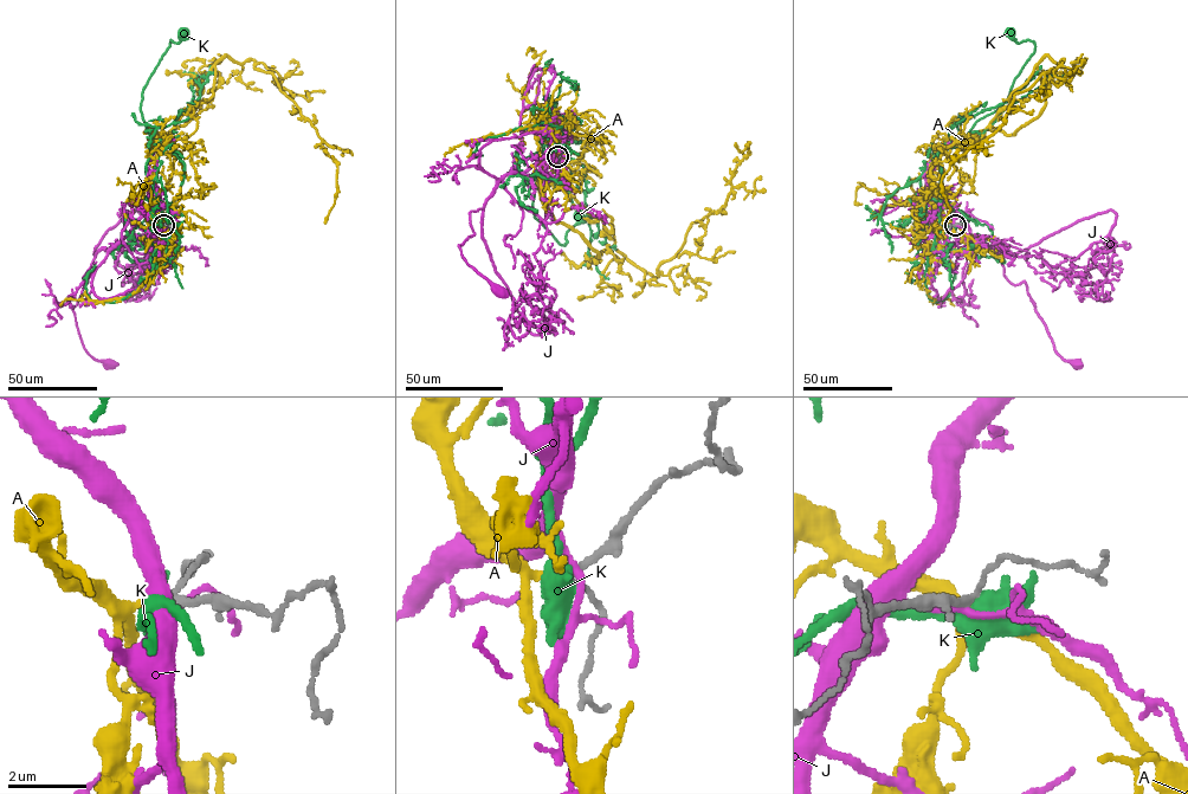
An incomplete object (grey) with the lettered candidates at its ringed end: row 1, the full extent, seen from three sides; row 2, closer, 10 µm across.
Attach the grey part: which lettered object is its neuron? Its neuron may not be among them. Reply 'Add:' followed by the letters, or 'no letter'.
Add: A

